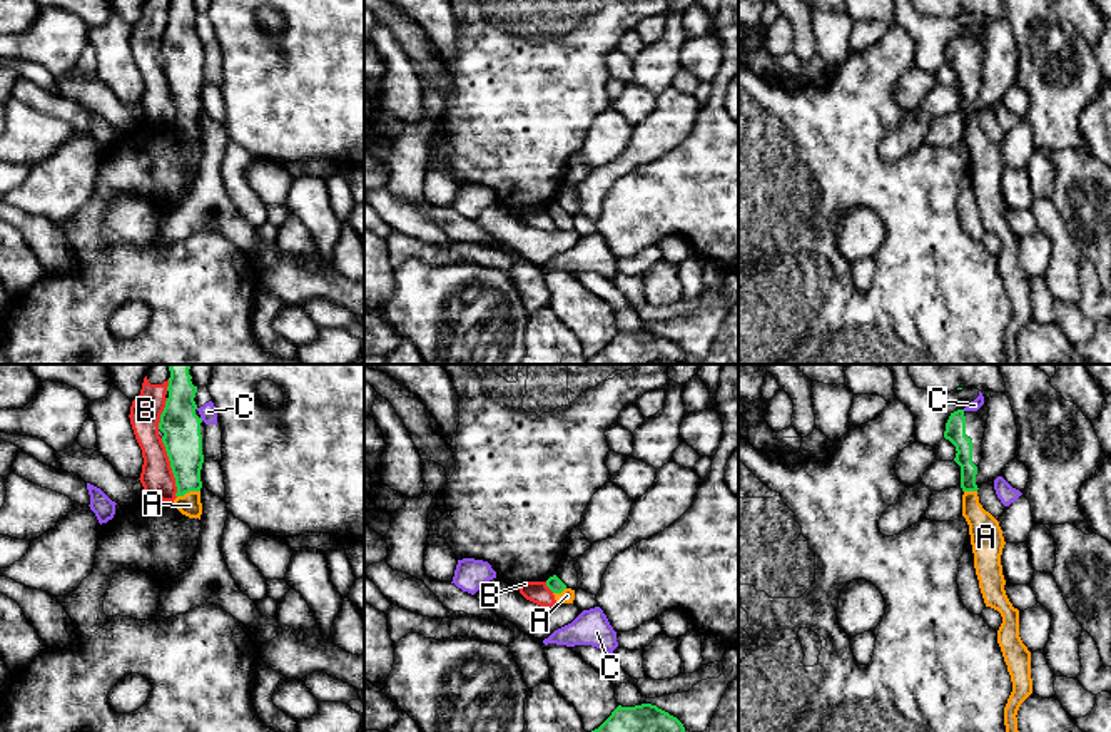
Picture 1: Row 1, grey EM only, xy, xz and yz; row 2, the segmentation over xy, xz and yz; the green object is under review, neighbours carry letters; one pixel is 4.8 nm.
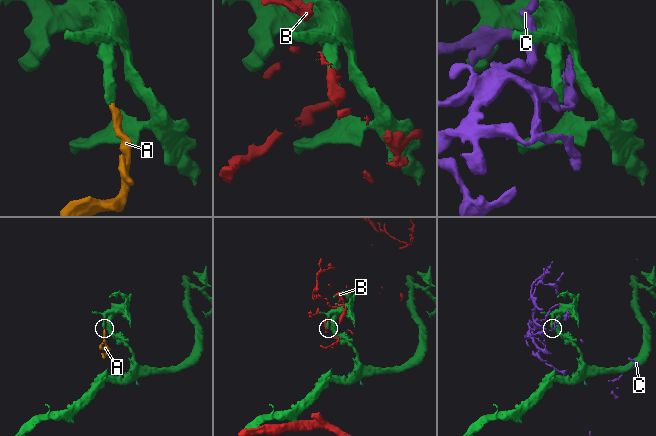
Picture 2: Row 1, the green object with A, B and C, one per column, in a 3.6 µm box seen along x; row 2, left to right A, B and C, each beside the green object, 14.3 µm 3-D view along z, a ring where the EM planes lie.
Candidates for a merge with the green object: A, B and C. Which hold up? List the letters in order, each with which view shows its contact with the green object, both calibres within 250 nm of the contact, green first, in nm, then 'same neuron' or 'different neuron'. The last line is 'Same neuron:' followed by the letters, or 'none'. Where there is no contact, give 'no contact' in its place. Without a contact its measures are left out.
A: xy | 190/110 nm | same neuron
B: xy | 190/160 nm | different neuron
C: no contact | different neuron
Same neuron: A

